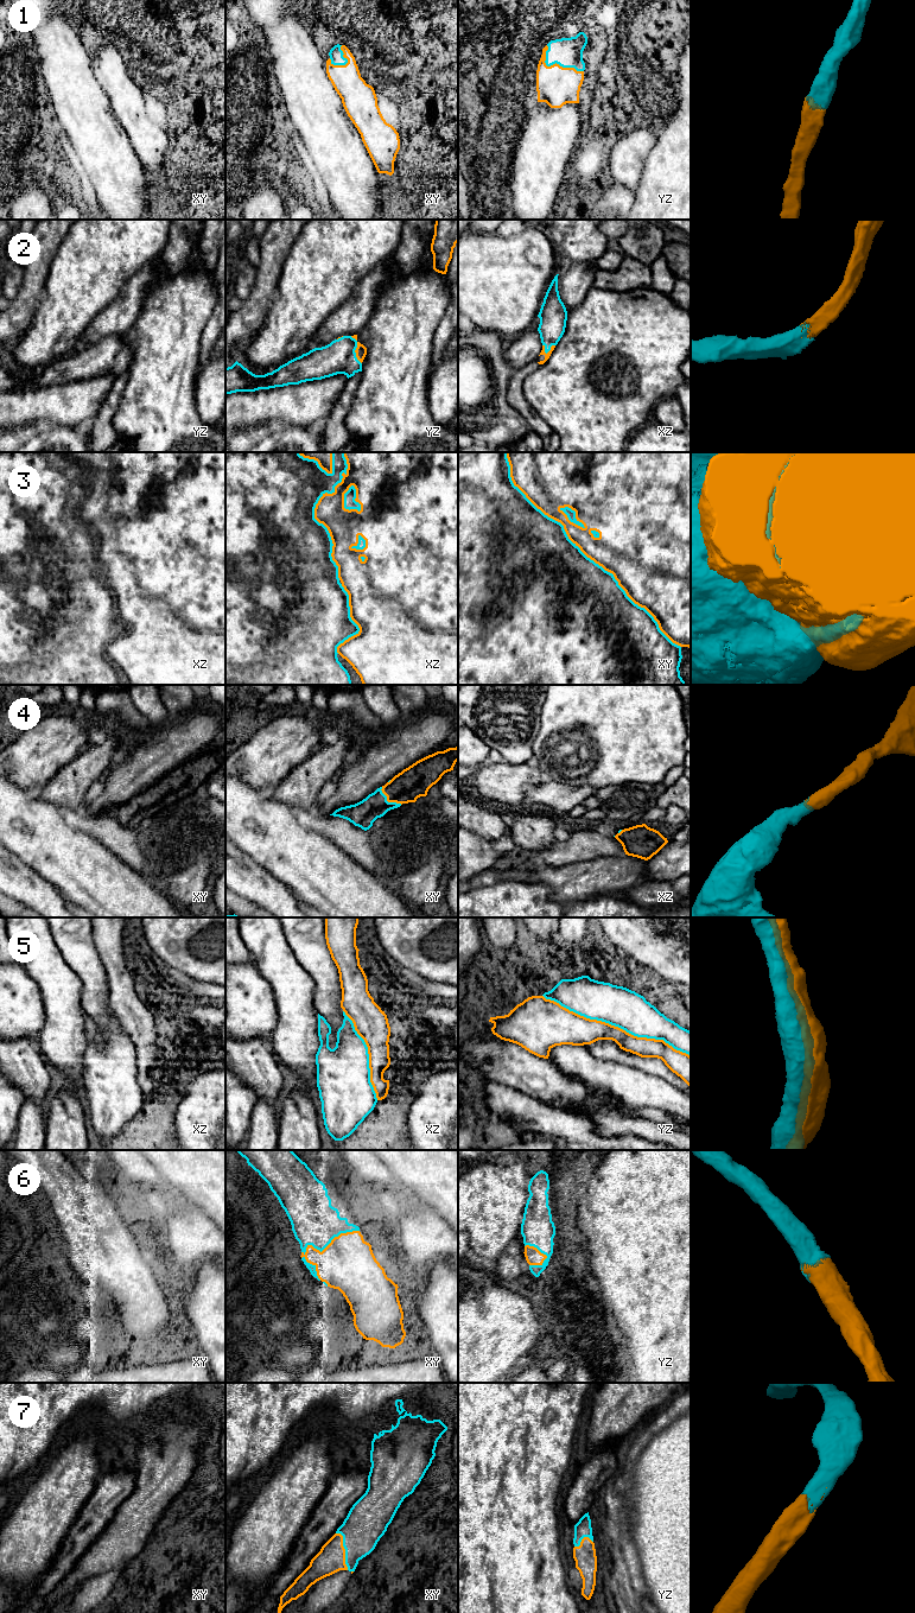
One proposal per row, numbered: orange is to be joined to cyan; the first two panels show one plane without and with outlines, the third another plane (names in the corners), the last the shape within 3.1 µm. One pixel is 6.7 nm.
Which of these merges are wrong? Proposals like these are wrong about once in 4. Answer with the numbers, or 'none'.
3, 5

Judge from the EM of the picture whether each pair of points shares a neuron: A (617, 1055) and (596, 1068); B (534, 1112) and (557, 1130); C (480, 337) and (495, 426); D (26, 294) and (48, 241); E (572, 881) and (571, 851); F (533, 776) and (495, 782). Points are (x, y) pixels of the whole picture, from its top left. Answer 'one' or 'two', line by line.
A: two
B: one
C: one
D: one
E: two
F: one

